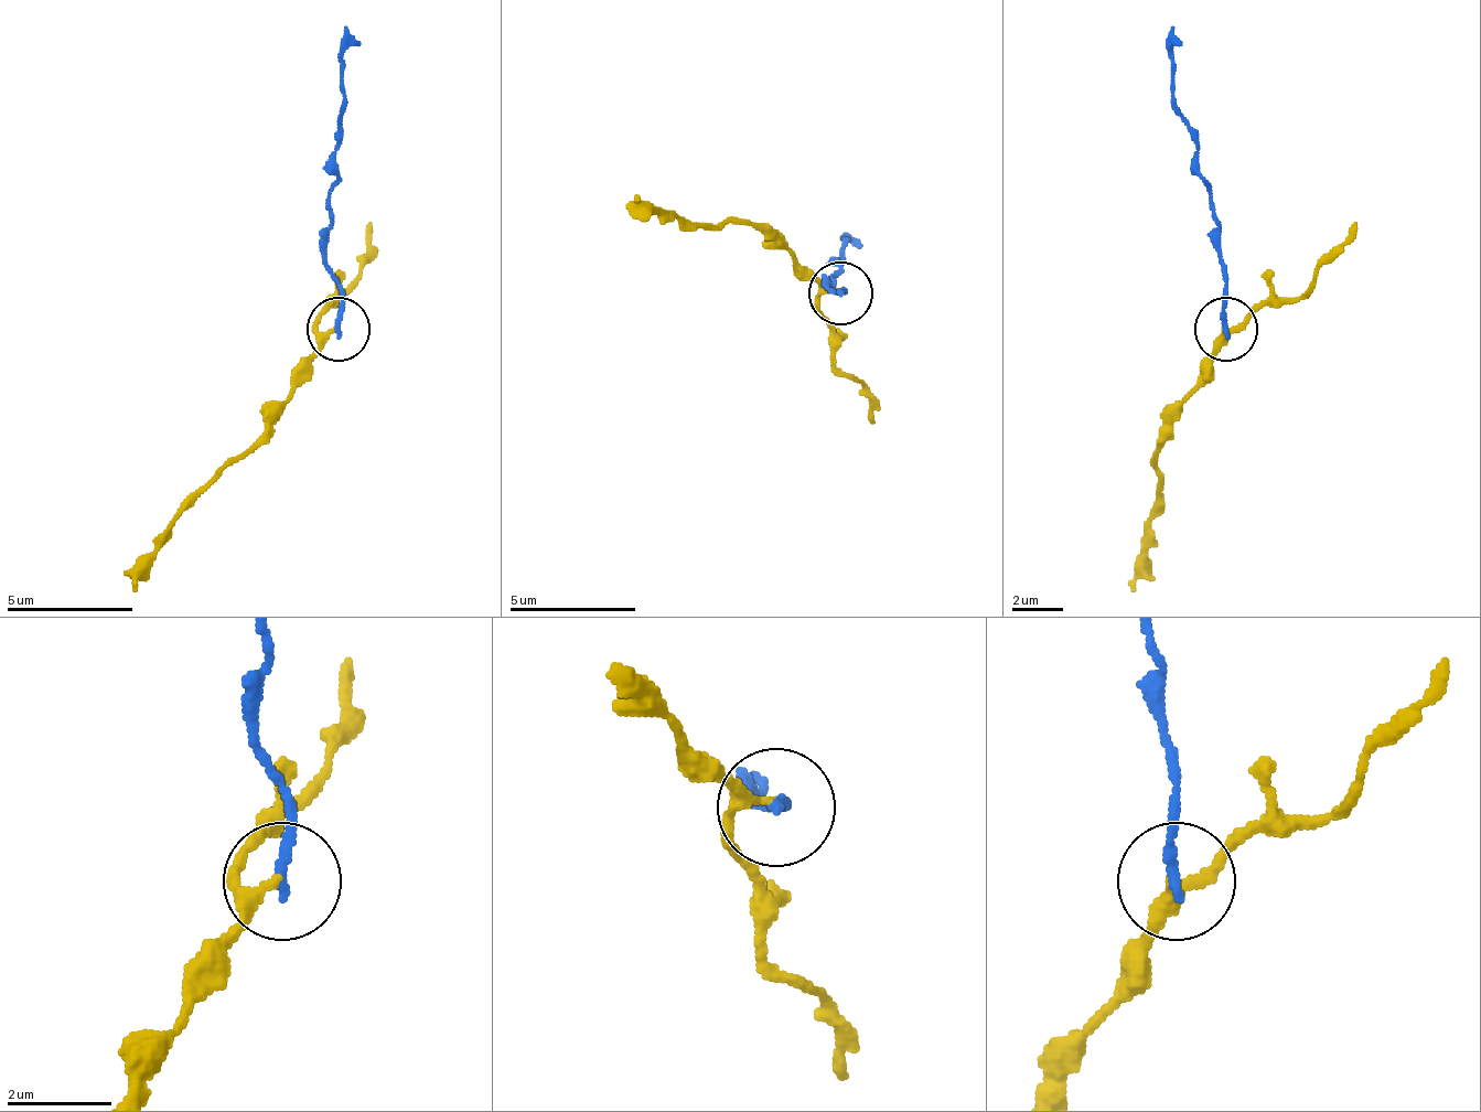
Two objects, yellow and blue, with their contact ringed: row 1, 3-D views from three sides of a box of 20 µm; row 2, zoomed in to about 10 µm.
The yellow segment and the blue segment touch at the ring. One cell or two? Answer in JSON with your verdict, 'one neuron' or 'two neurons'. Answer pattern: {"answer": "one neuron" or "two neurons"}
{"answer": "two neurons"}

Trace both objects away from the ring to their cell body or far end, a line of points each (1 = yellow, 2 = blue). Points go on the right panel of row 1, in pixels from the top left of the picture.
1: (1221, 328), (1209, 377), (1158, 441), (1158, 511), (1133, 592)
2: (1227, 328), (1221, 226), (1197, 175), (1197, 131), (1171, 94), (1171, 24)

